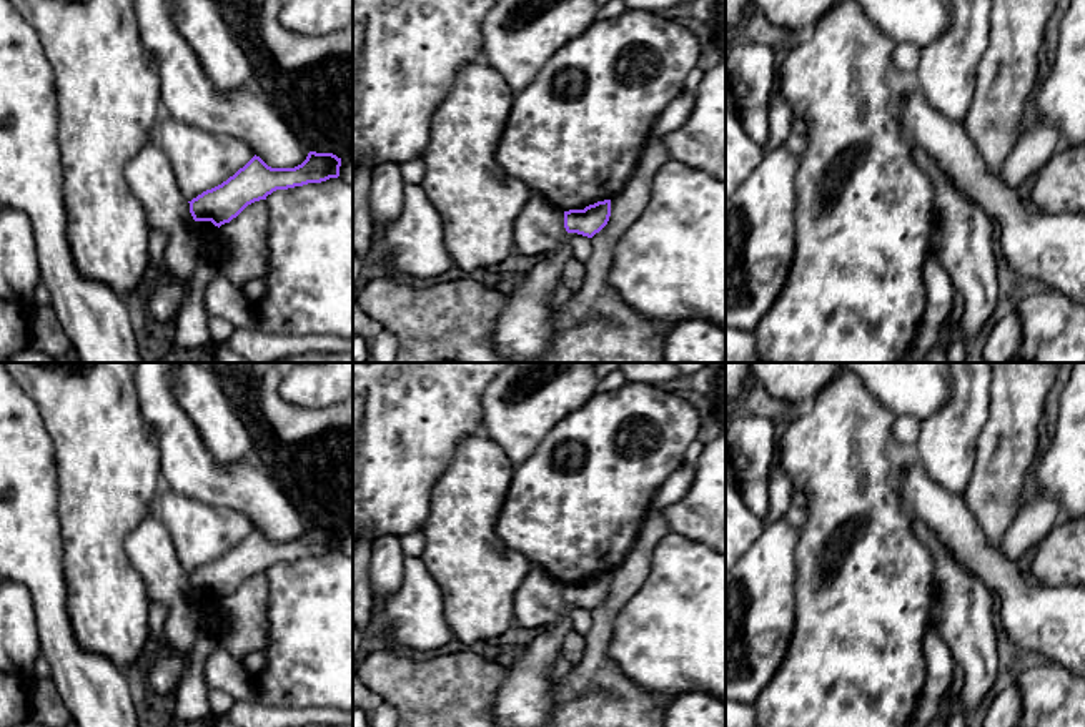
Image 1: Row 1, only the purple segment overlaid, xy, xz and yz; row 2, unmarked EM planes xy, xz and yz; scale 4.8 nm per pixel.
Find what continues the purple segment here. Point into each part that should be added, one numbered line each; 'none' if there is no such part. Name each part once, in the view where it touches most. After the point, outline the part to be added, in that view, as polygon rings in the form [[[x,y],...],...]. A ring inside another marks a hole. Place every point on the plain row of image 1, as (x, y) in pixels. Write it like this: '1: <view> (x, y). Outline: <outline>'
none

